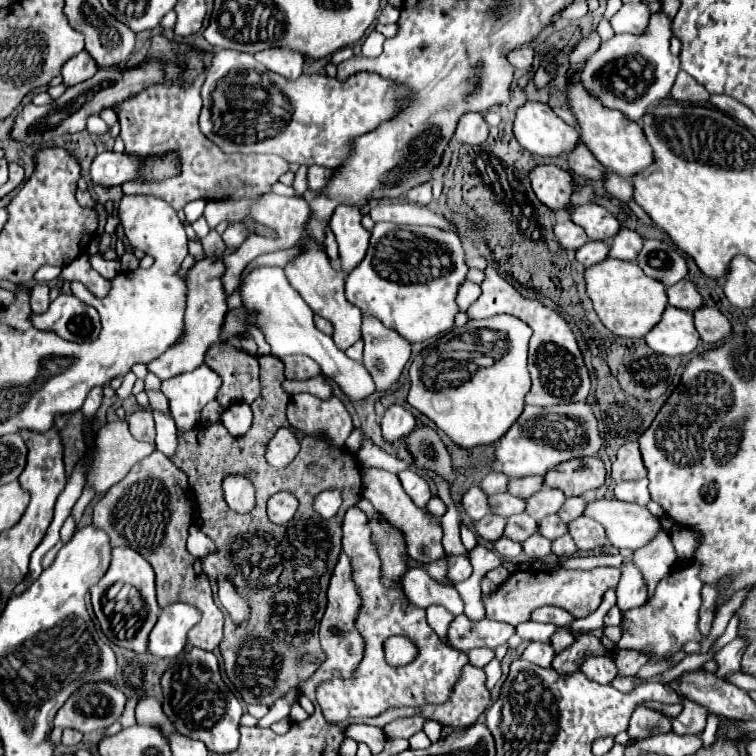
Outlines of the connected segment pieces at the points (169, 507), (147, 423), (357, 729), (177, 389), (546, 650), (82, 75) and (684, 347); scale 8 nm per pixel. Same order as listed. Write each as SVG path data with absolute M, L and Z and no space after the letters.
M153 452L137 462L129 474L107 490L97 502L93 524L109 532L113 546L135 548L145 560L151 562L157 576L157 602L159 608L187 602L201 610L201 620L191 628L189 642L201 650L215 650L223 640L223 612L211 598L207 574L201 570L201 560L193 558L187 548L187 528L197 522L197 504L189 488L187 476L161 452Z
M137 410L129 416L129 430L141 442L155 442L155 422L149 410Z
M352 723L345 728L344 734L356 742L366 743L372 755L377 755L383 750L383 731L378 727Z
M201 364L193 372L175 376L175 380L165 380L161 392L169 400L177 430L189 432L199 424L203 406L215 400L219 392L219 376L215 376L207 364Z
M529 642L529 646L523 652L525 660L531 660L531 662L545 666L545 668L551 664L553 656L555 656L555 650L549 642Z
M79 52L77 56L69 58L63 68L61 68L61 78L63 78L63 84L67 88L75 86L75 84L81 84L85 82L87 78L91 78L93 74L97 72L97 66L95 62L91 60L91 56L87 56L87 52Z
M669 306L661 322L645 336L651 350L665 356L687 356L699 344L699 334L693 326L693 314Z

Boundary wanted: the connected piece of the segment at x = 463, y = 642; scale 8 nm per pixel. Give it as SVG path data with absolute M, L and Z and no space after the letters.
M457 616L449 624L447 632L447 644L455 650L469 652L471 648L497 648L501 644L507 644L507 640L515 634L515 626L507 622L497 622L483 618L481 622L471 622L467 616Z

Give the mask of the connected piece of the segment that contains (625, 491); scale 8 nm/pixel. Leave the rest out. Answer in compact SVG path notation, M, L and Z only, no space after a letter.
M641 478L635 482L619 482L619 484L615 484L613 492L615 492L617 500L635 502L639 506L645 506L651 500L649 490L647 490L647 478Z

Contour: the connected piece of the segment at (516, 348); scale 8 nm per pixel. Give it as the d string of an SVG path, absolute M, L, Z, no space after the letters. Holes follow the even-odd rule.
M499 314L487 320L469 320L461 328L429 342L411 362L407 402L429 416L455 444L473 448L493 444L515 424L531 390L527 370L527 346L533 330L519 318ZM479 330L491 330L491 342L483 344Z

